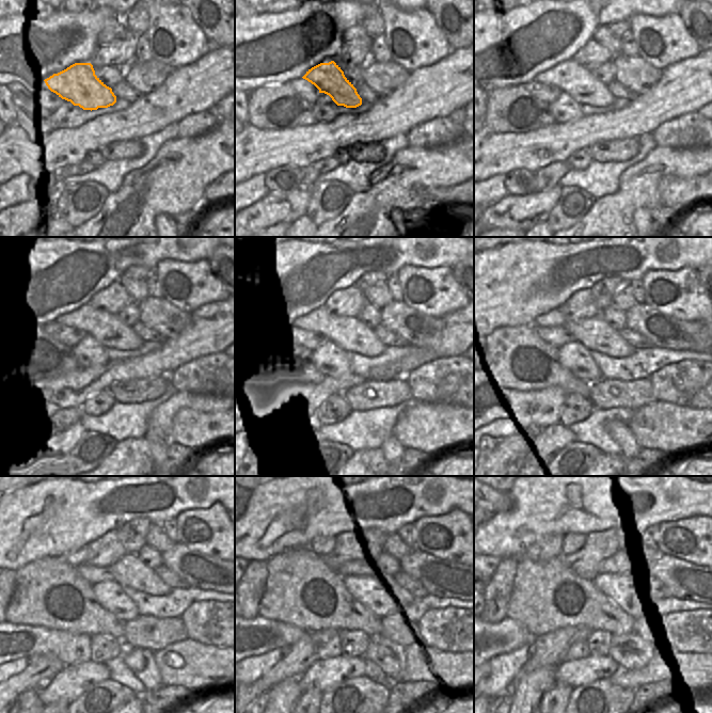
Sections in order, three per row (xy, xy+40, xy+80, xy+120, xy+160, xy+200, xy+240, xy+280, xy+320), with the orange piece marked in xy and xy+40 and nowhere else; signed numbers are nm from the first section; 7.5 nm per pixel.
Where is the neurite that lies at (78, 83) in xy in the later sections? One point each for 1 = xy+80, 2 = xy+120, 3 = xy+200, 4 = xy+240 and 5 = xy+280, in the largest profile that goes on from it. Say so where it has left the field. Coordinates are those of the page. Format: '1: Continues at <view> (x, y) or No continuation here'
1: Continues at xy+80 (569, 77)
2: Continues at xy+120 (107, 329)
3: Continues at xy+200 (594, 333)
4: Continues at xy+240 (128, 571)
5: Continues at xy+280 (401, 585)

